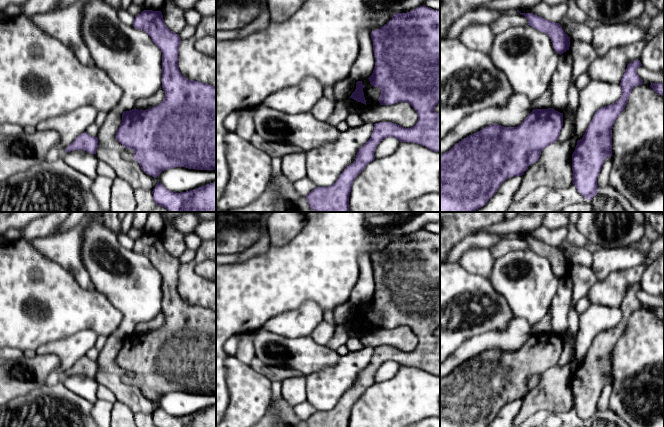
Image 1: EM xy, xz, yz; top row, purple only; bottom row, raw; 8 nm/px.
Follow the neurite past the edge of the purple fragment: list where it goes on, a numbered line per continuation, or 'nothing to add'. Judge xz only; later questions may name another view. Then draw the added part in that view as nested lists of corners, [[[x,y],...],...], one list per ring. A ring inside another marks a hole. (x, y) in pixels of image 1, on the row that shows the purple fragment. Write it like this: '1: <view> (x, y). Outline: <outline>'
nothing to add

